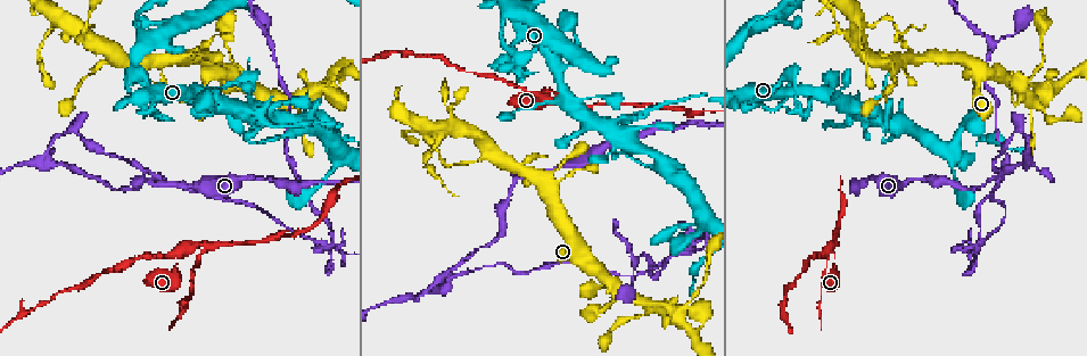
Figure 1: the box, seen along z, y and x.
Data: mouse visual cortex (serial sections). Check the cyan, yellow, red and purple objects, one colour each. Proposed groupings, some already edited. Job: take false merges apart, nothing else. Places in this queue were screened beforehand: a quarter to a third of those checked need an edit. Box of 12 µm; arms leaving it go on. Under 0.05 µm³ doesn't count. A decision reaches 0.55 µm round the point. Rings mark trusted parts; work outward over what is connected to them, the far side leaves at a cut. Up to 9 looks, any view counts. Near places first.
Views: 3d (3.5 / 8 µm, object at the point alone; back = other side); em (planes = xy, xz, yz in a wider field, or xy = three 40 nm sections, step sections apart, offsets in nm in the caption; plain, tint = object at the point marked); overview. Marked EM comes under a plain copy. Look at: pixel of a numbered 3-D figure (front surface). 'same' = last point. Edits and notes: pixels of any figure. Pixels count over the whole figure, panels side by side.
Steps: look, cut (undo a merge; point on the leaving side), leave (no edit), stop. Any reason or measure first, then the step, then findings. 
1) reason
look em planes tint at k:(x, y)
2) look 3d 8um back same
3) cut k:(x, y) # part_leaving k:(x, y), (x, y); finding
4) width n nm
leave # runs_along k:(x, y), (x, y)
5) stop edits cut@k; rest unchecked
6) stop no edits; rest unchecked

thick turns thin
look 3d 3.5um back at 1:(881, 64)

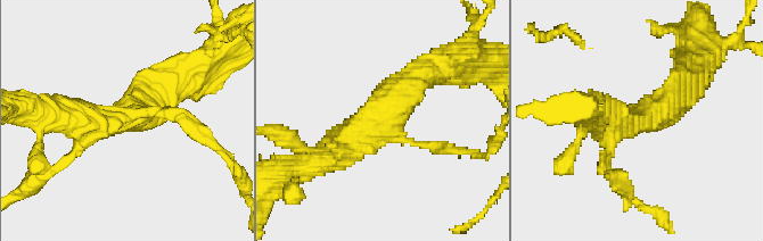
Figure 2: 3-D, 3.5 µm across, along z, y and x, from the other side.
arms 3; arm_widths 100, 400, 400 nm; shape alone is not enough
look em planes tint at 2:(373, 125)

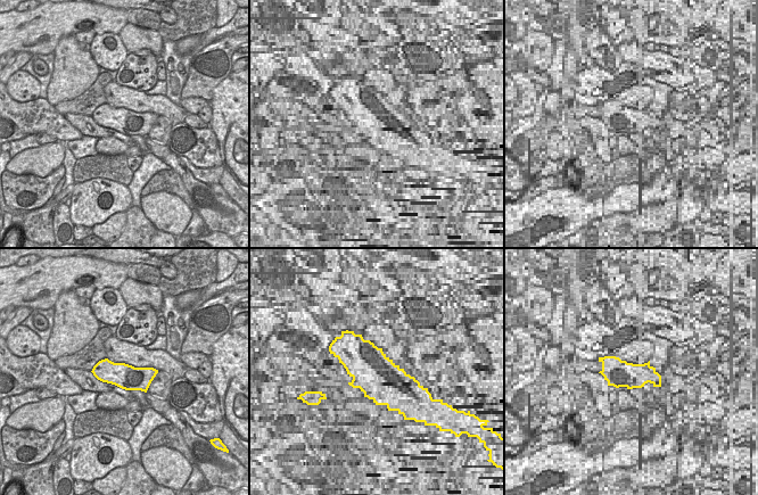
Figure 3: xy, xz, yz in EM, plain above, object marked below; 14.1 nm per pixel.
leave # runs_along 2:(309, 163), (361, 136), (417, 75); one cell here

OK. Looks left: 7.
look em xy step 1 tint at 1:(902, 182)

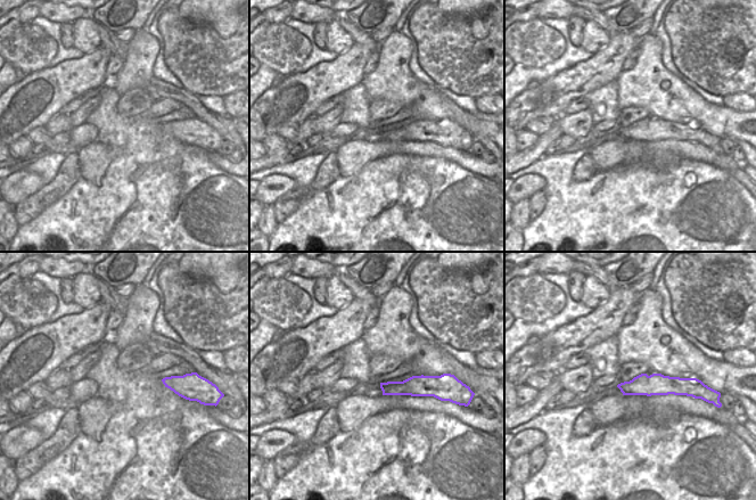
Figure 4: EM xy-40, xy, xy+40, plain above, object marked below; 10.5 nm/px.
look 3d 3.5um back same

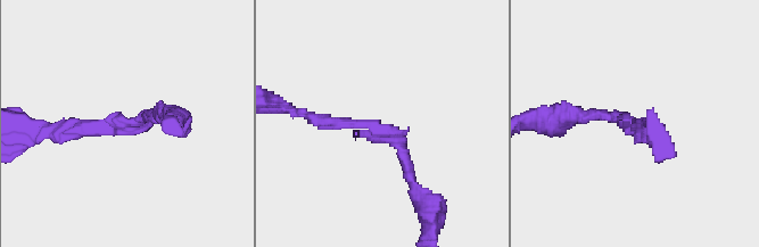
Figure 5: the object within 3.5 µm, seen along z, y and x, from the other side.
arm_widths 150, 150 nm
leave # runs_along 4:(622, 386), (681, 386); all the same cell

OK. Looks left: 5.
thin neck
look 3d 3.5um at 1:(650, 104)

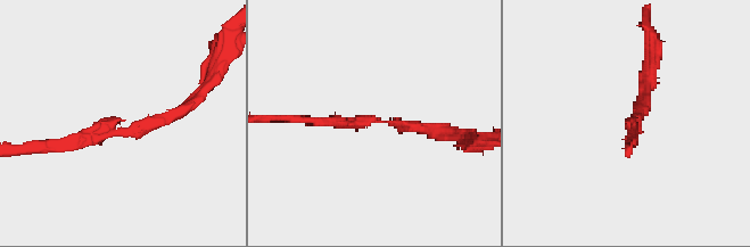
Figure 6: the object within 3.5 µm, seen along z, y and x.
leave # all the same cell

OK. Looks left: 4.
sudden change in width
look 3d 3.5um back at 1:(298, 111)

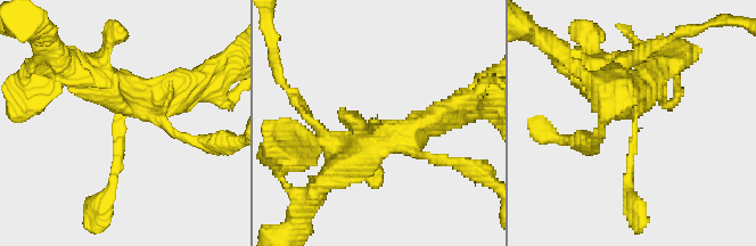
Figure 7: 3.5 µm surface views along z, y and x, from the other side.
look em xy step 1 tint at 7:(376, 120)

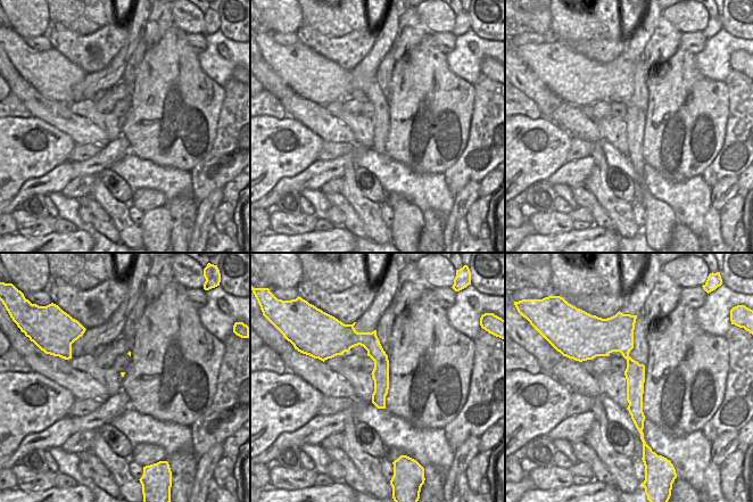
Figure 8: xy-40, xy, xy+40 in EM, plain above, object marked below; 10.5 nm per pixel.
leave # runs_along 7:(175, 89), (133, 99), (106, 201); one cell here

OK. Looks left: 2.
stop no edits; rest unchecked

